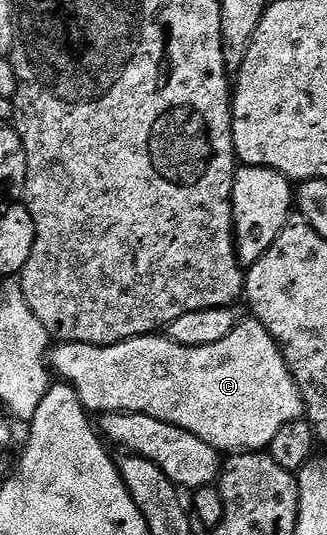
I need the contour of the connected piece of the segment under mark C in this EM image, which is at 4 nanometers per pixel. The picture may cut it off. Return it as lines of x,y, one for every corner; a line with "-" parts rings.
254,317
240,321
225,338
217,341
217,345
182,347
163,333
138,335
136,339
126,339
104,347
60,342
50,352
49,367
62,382
74,387
77,397
88,412
128,411
148,415
201,437
201,441
220,453
263,451
270,448
281,425
289,425
289,421
304,418
305,415
299,387
283,360
279,344
265,329
265,325
261,325

